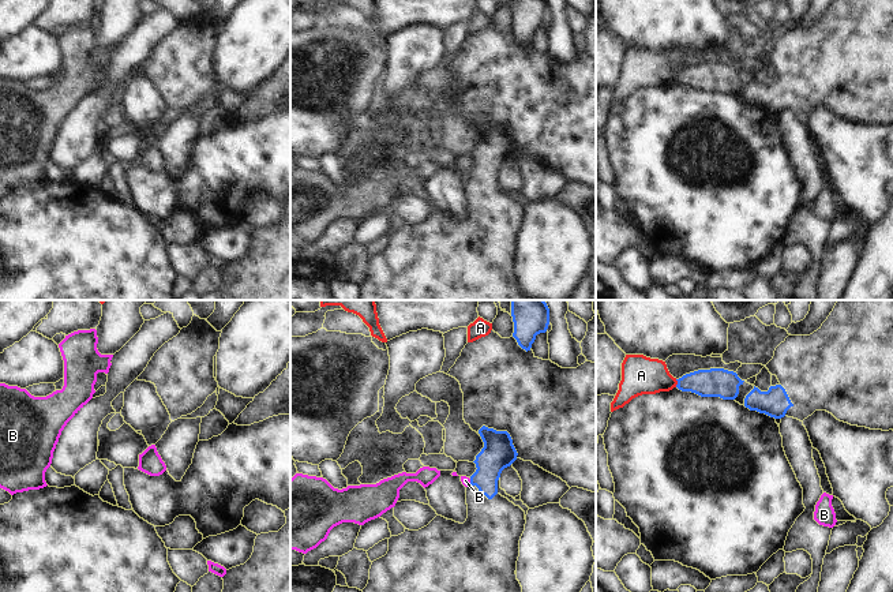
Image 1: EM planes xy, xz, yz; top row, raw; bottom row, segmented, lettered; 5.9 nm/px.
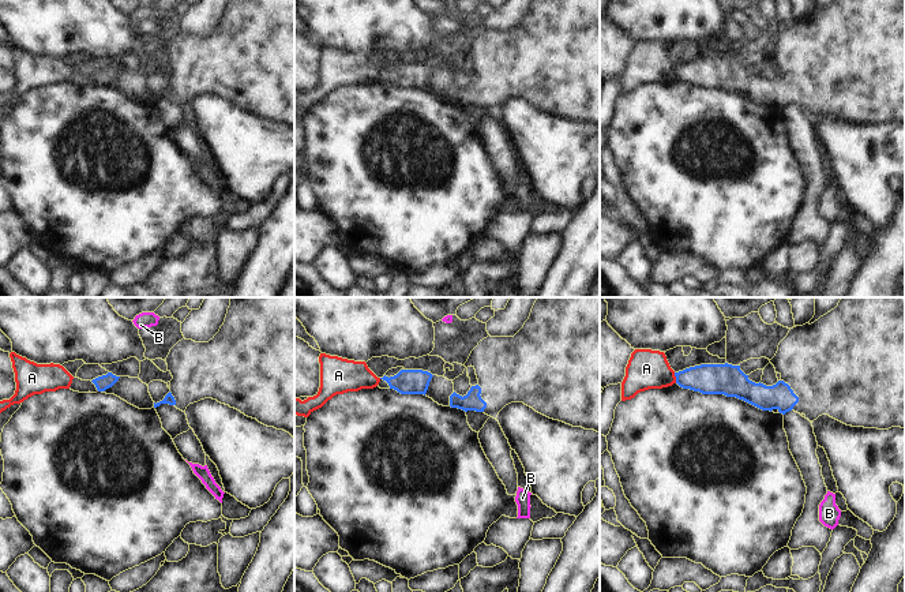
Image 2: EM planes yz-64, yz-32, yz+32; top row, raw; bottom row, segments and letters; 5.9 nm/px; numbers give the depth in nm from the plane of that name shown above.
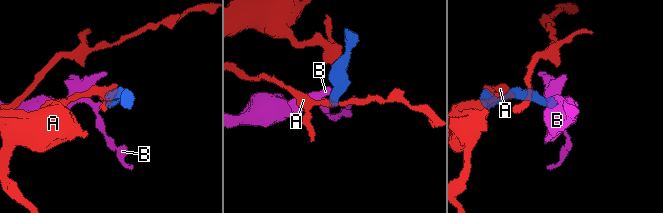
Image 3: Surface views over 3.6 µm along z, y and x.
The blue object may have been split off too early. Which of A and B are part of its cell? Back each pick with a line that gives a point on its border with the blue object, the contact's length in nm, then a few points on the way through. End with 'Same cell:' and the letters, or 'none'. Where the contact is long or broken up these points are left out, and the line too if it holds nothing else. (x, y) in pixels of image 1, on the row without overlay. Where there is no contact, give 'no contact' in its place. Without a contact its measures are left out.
Same cell: none

